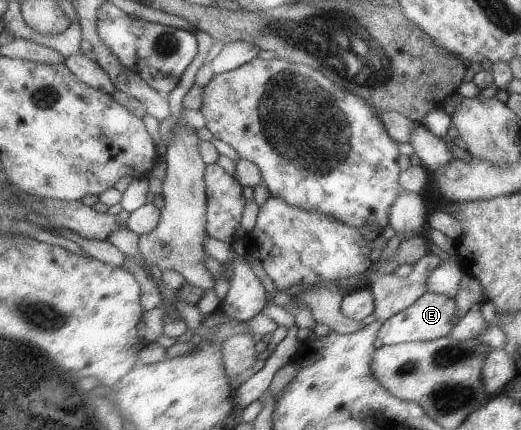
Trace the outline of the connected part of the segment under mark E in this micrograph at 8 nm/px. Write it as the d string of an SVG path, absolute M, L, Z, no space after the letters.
M426 291L410 307L387 319L378 331L377 337L383 341L384 346L387 346L402 342L423 342L450 336L452 328L457 324L454 323L453 325L453 318L457 311L455 305L454 298Z

